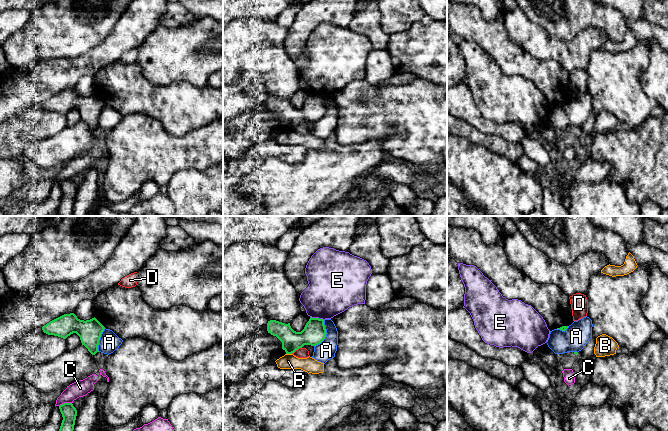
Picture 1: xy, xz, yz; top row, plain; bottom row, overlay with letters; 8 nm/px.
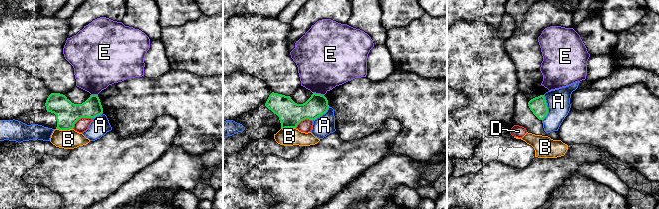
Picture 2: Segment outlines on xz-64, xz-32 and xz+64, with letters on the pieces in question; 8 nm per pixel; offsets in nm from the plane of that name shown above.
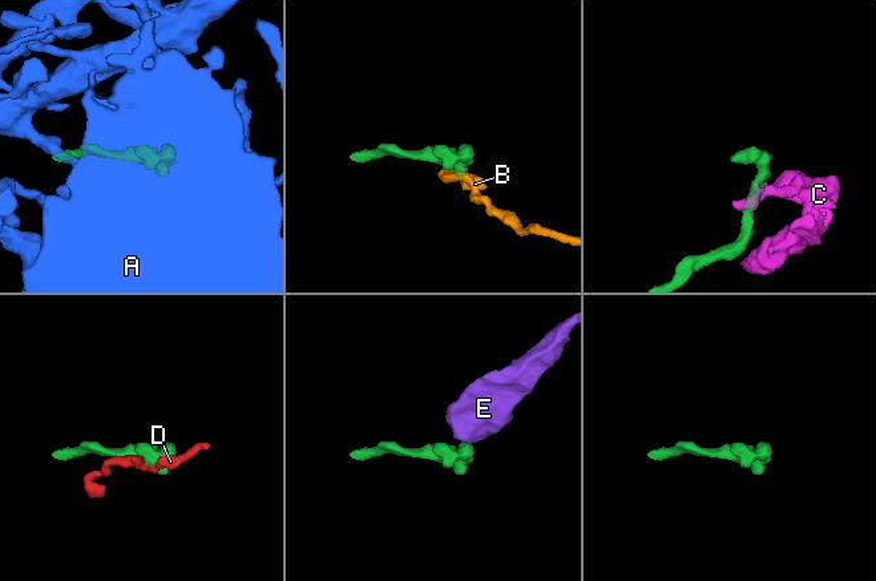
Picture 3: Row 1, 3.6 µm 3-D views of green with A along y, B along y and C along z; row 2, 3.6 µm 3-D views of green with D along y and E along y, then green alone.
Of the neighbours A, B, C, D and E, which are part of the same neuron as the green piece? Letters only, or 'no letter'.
D

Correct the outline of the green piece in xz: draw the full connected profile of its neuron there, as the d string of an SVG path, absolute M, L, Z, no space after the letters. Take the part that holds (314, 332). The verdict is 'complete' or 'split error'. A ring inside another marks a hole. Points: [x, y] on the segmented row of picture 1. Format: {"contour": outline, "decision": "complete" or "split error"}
{"contour": "M310 317L301 332L294 331L290 323L285 324L276 320L267 323L267 331L282 342L282 349L286 354L293 354L298 358L309 357L309 351L304 345L316 346L326 337L324 320Z", "decision": "split error"}

